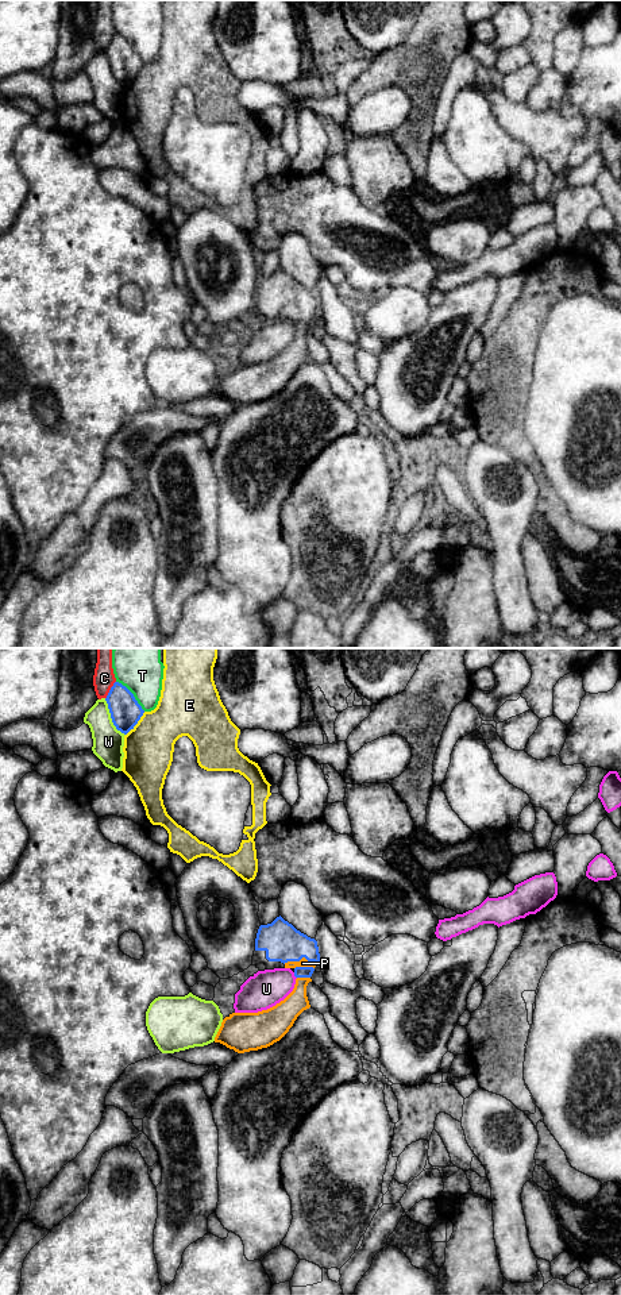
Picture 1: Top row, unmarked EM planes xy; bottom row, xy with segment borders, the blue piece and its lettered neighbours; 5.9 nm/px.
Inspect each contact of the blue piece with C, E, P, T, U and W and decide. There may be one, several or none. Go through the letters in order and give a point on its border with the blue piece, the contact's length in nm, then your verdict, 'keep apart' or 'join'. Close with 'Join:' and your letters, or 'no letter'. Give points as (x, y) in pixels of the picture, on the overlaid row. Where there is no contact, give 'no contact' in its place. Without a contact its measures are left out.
C: meets blue in xy at (110, 690); contact 130 nm long; keep apart
E: meets blue in xy at (137, 723); contact 180 nm long; keep apart
P: meets blue in xy at (300, 959); contact 200 nm long; join
T: meets blue in xy at (132, 694); contact 260 nm long; keep apart
U: meets blue in xy at (294, 975); contact 40 nm long; keep apart
W: meets blue in xy at (111, 717); contact 260 nm long; keep apart
Join: P

